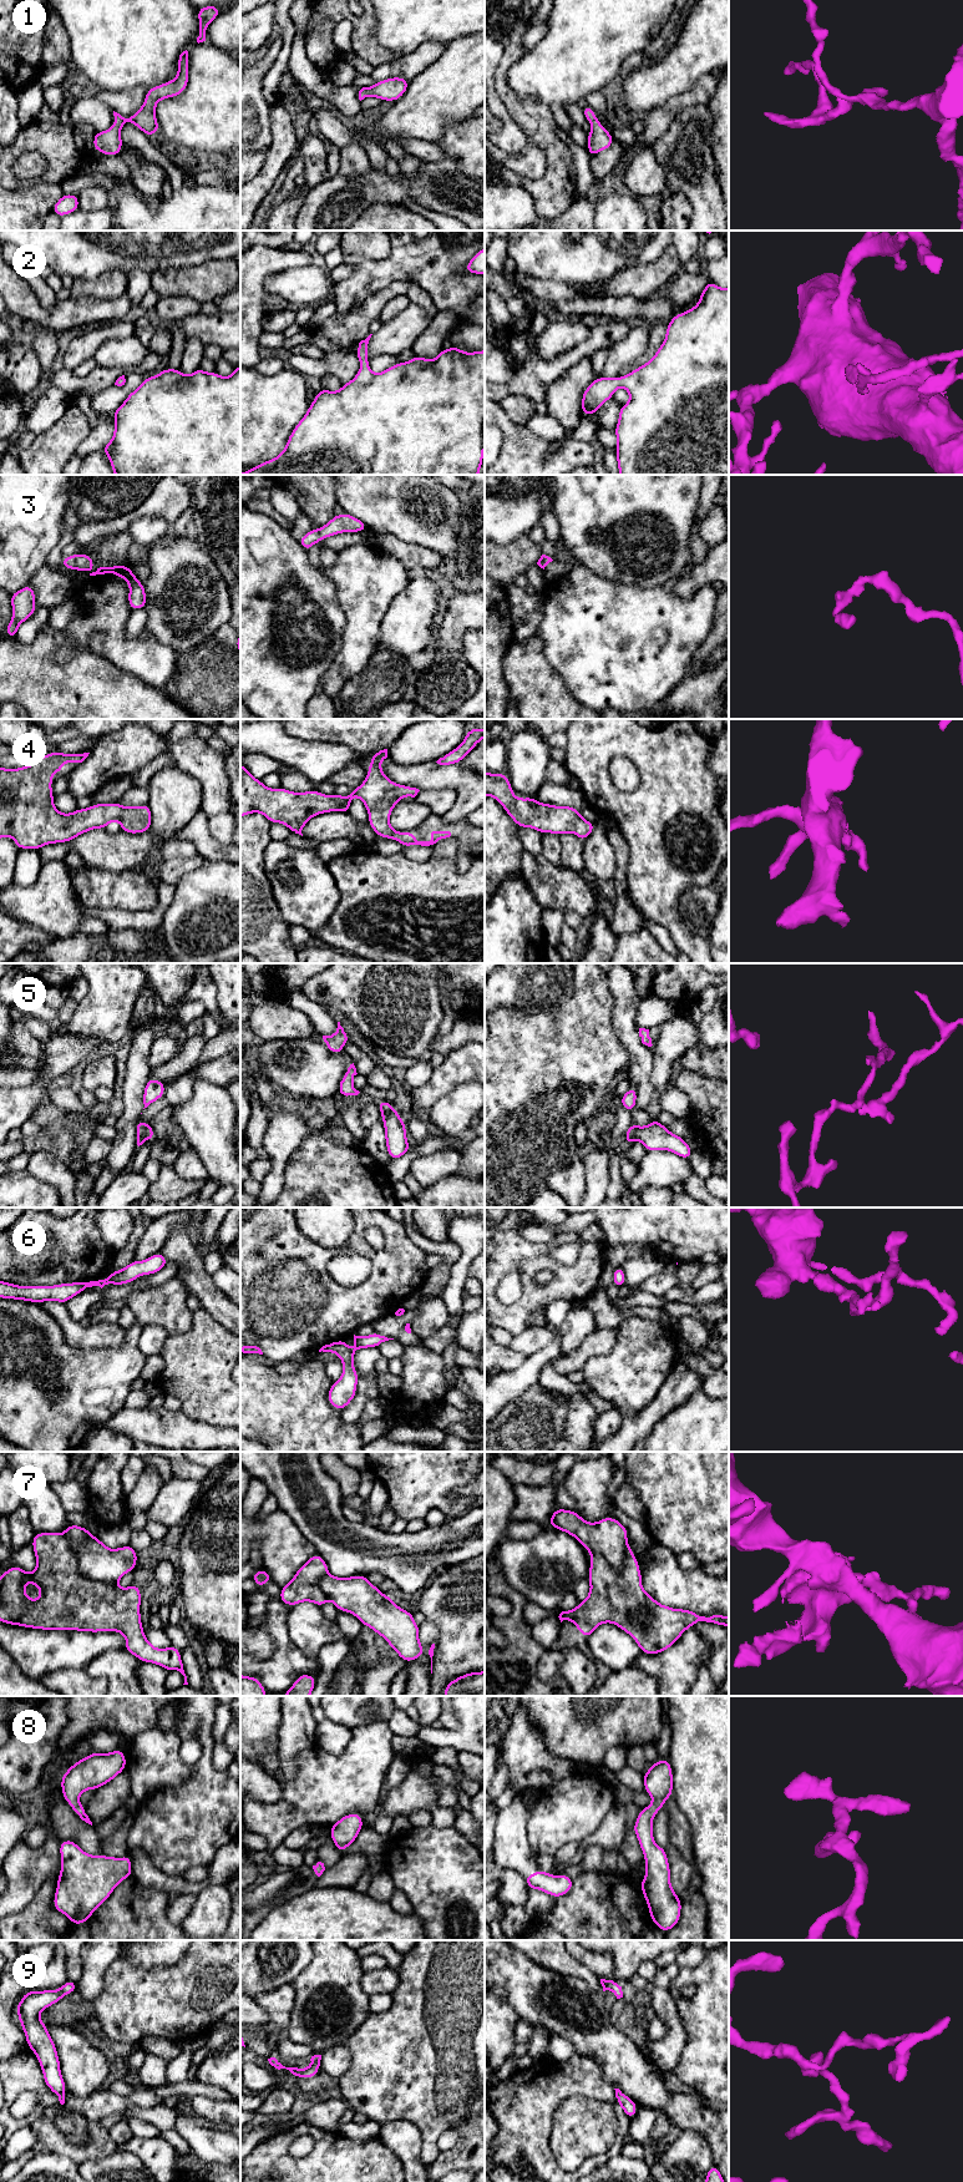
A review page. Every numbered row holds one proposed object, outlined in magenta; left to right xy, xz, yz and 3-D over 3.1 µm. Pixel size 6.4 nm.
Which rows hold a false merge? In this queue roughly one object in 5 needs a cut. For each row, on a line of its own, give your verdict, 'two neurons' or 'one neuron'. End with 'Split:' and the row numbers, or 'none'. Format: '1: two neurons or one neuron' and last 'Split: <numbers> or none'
1: one neuron
2: one neuron
3: one neuron
4: one neuron
5: two neurons
6: one neuron
7: two neurons
8: one neuron
9: one neuron
Split: 5, 7

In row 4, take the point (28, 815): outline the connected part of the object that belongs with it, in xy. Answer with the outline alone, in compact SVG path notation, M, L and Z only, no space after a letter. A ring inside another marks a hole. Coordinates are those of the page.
M54 751L22 768L0 768L0 837L10 836L19 850L39 850L47 844L69 842L93 829L106 829L111 821L118 821L122 831L127 834L147 832L152 824L148 804L132 808L122 806L120 803L93 804L71 814L62 814L55 808L50 788L52 774L61 773L64 763L82 763L88 754Z

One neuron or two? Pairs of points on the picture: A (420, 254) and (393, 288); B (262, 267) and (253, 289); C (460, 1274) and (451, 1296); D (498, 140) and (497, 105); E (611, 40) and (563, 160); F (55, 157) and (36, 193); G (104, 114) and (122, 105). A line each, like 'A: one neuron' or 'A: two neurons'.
A: two neurons
B: one neuron
C: one neuron
D: one neuron
E: two neurons
F: two neurons
G: two neurons

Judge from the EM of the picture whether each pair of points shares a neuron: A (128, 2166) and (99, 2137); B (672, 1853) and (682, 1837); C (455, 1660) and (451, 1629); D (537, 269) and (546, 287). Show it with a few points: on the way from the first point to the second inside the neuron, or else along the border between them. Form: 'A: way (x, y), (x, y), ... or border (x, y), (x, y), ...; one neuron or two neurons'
A: border (113, 2151), (99, 2158), (86, 2161); two neurons
B: border (670, 1843), (693, 1866); two neurons
C: way (455, 1653), (455, 1636); one neuron
D: border (516, 269), (530, 277), (557, 279), (572, 284); two neurons

